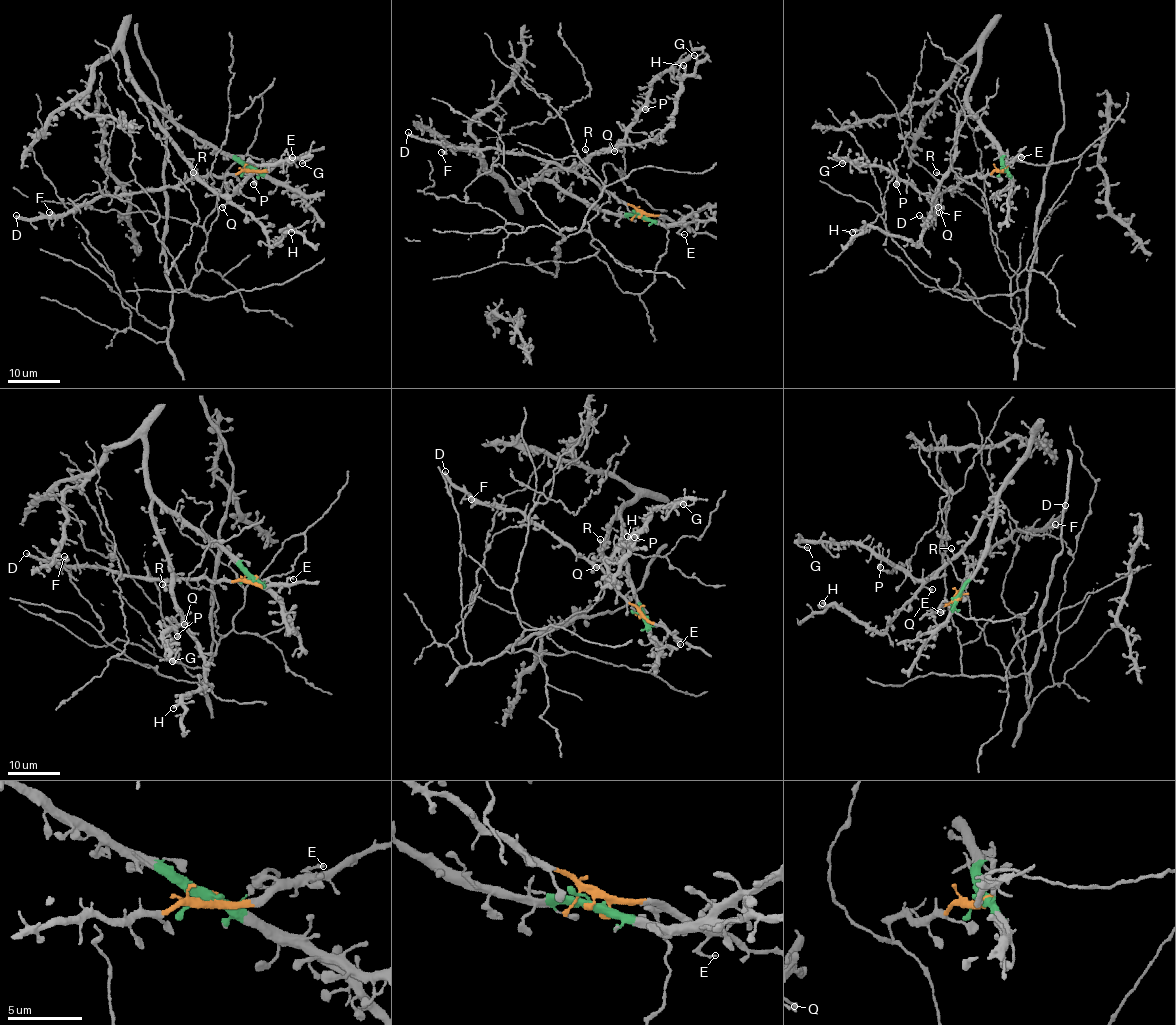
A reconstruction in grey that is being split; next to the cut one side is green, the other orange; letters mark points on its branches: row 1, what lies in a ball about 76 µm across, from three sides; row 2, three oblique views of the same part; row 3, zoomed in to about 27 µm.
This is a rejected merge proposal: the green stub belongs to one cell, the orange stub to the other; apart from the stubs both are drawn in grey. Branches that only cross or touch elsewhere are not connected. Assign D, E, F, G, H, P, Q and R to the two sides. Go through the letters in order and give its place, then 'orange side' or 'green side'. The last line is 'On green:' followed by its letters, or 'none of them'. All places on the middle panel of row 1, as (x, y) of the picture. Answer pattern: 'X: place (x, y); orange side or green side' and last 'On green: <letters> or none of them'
D: place (408, 132); orange side
E: place (684, 234); orange side
F: place (441, 152); orange side
G: place (694, 55); green side
H: place (683, 65); green side
P: place (645, 109); green side
Q: place (614, 151); green side
R: place (585, 149); green side
On green: G, H, P, Q, R

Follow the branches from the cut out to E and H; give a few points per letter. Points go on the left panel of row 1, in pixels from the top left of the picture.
E: (247, 170), (271, 171), (292, 157)
H: (247, 170), (150, 104), (158, 127), (209, 186), (238, 204), (275, 244), (290, 227), (291, 232)

